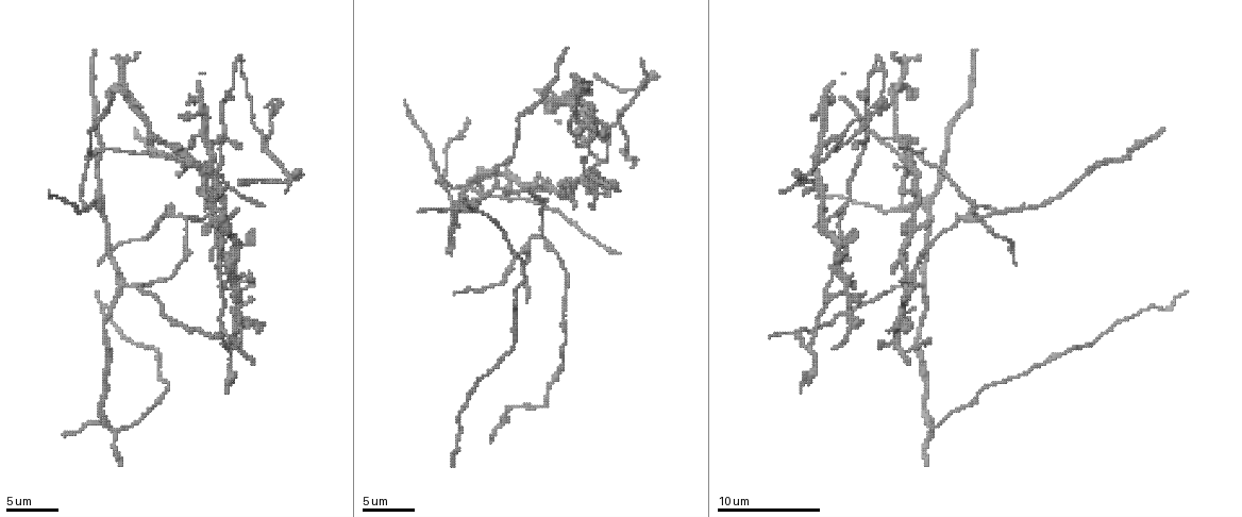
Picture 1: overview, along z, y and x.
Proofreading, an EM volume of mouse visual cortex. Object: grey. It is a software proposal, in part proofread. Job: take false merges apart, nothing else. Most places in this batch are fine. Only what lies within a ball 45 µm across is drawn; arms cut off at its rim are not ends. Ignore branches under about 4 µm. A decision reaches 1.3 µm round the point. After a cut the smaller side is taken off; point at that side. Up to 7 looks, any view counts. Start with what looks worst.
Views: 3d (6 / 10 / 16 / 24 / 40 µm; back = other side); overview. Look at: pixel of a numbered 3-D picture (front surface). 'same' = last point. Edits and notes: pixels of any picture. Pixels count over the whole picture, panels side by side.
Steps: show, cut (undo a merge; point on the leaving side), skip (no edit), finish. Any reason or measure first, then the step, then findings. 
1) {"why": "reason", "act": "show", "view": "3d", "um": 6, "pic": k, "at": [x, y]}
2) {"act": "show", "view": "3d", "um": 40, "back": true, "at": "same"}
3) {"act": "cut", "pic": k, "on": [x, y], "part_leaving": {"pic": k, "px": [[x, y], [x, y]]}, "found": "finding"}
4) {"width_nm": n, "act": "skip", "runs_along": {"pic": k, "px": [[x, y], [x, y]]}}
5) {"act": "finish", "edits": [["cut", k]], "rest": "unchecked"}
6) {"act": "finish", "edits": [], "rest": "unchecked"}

{"why": "calibre changes", "act": "show", "view": "3d", "um": 10, "pic": 1, "at": [901, 347]}

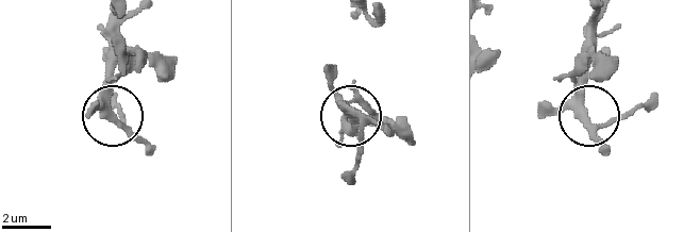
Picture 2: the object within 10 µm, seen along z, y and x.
{"act": "show", "view": "3d", "um": 10, "back": true, "pic": 2, "at": [587, 120]}

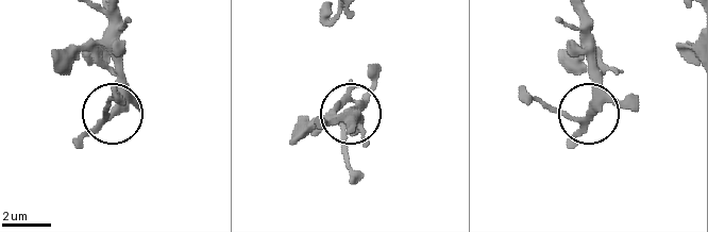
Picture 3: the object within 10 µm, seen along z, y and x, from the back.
{"act": "skip", "runs_along": {"pic": 3, "px": [[578, 15], [589, 111], [572, 118], [520, 94]]}, "found": "all the same cell"}

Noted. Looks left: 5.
{"why": "arms part here", "act": "show", "view": "3d", "um": 10, "pic": 1, "at": [543, 239]}

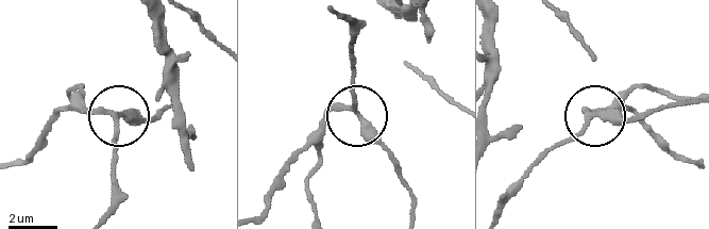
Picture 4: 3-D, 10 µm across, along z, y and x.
{"act": "show", "view": "3d", "um": 10, "back": true, "pic": 4, "at": [355, 110]}

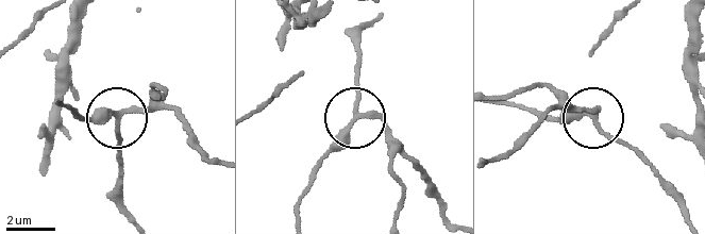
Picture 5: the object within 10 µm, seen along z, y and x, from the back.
{"side_arm_um": 13, "act": "skip", "found": "one cell here"}

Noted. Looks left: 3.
{"why": "three-way junction", "act": "show", "view": "3d", "um": 10, "pic": 1, "at": [925, 200]}

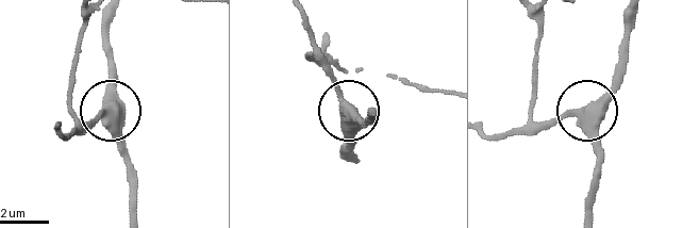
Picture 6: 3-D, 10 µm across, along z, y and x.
{"width_nm": 450, "act": "skip", "runs_along": {"pic": 6, "px": [[134, 209], [134, 178], [110, 106], [110, 64]]}, "found": "all the same cell"}

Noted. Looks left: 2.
{"act": "finish", "edits": [], "rest": "unchecked"}

